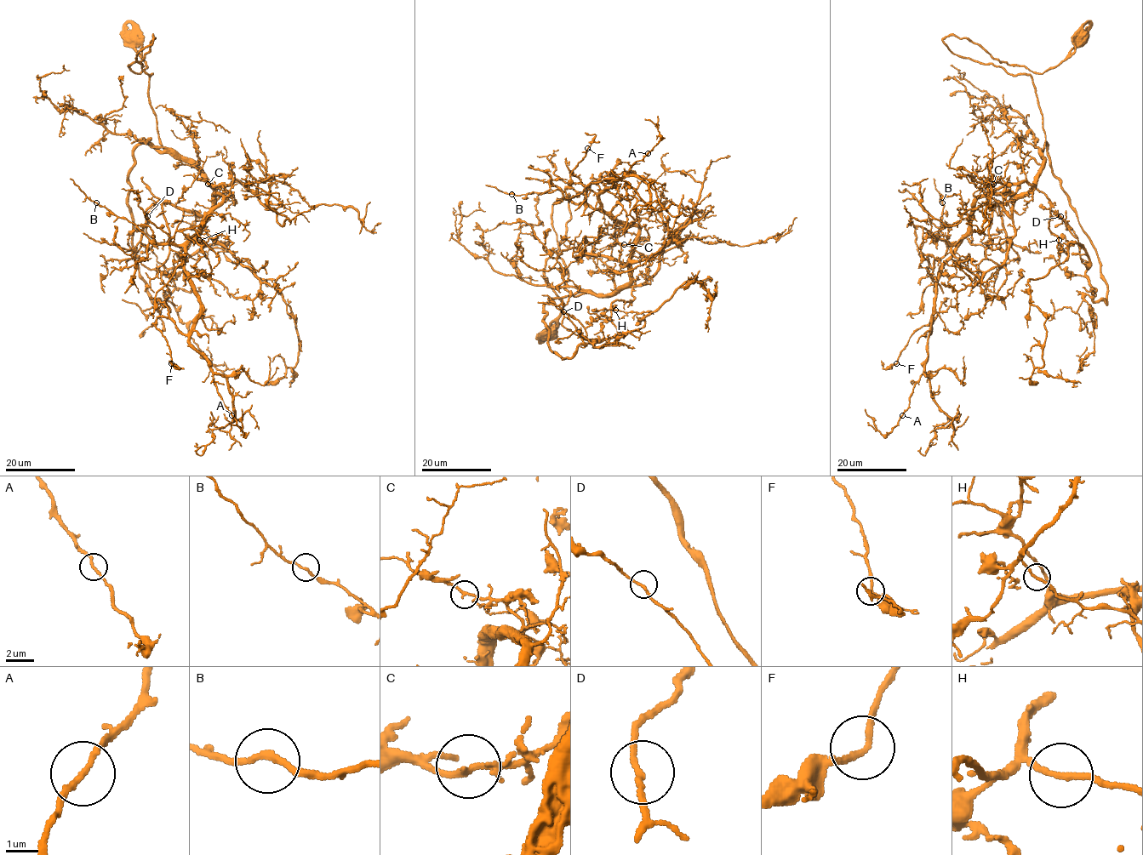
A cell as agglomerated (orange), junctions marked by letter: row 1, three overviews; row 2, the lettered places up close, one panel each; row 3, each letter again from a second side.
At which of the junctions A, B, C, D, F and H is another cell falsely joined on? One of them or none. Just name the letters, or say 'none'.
none

